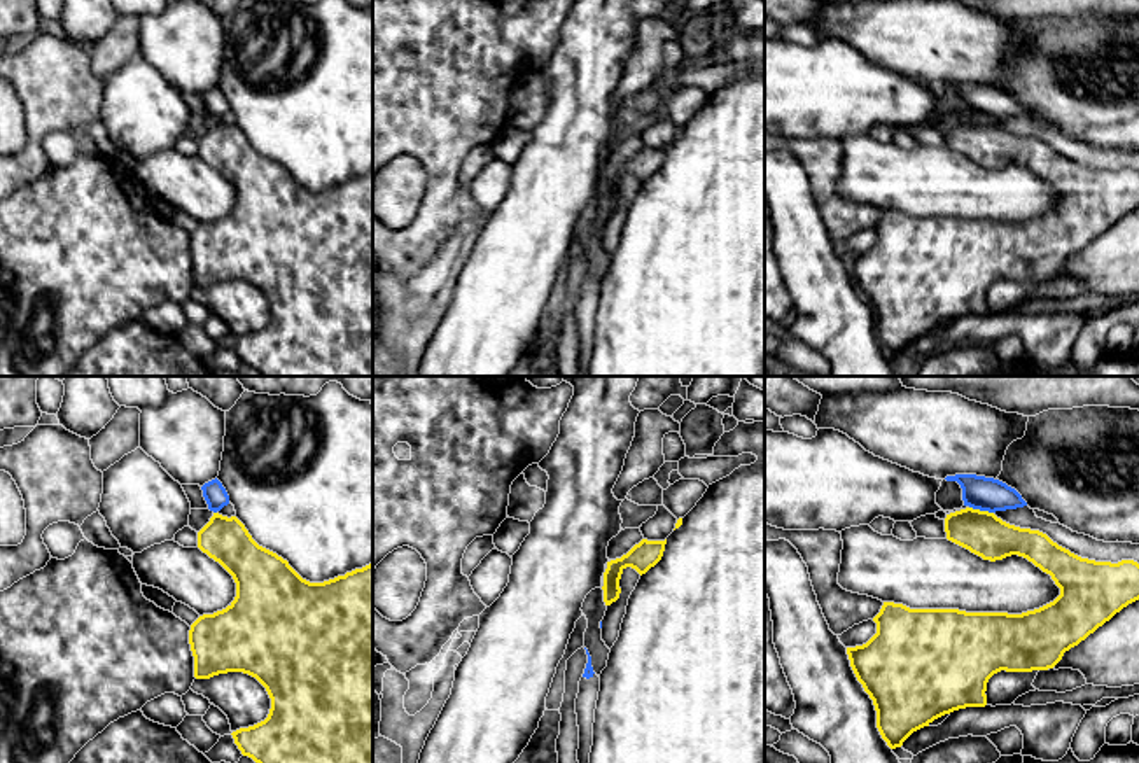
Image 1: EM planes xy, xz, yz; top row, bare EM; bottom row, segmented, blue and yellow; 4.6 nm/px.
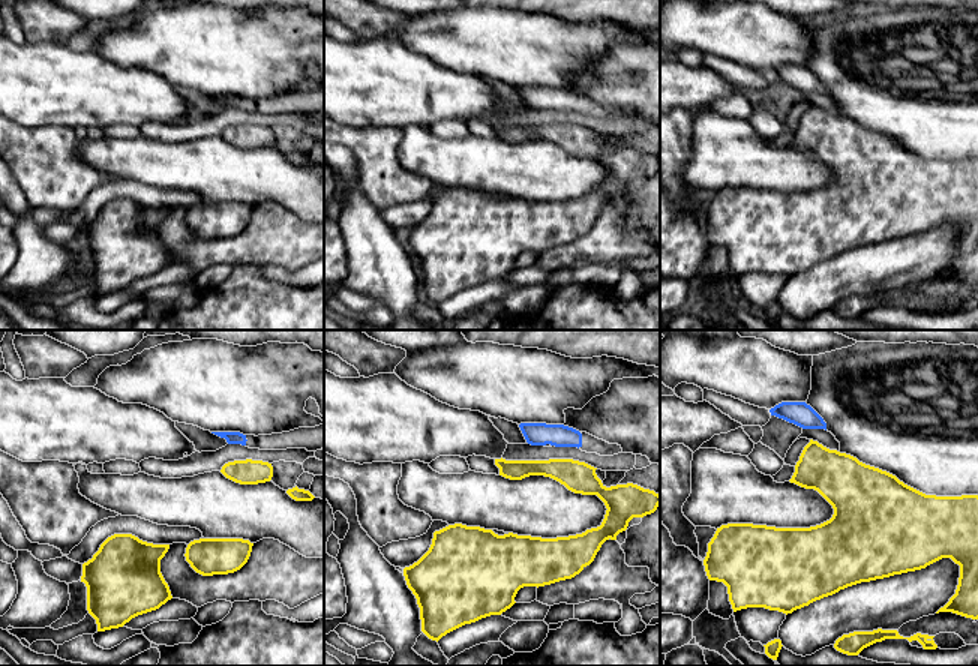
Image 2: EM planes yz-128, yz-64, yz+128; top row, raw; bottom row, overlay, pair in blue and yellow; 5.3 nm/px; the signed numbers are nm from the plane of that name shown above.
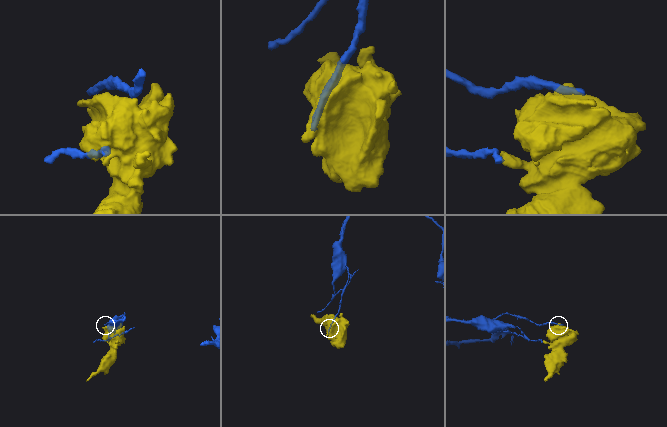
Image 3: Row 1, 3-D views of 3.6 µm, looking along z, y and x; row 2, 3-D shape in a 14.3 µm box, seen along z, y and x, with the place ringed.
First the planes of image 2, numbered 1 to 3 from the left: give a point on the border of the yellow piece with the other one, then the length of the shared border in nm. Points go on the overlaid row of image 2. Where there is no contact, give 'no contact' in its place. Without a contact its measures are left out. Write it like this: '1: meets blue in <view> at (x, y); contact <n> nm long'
1: no contact
2: no contact
3: no contact

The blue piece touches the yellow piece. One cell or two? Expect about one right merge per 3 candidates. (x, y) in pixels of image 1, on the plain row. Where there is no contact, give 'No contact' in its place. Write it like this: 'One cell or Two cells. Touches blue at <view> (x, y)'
Two cells. Touches blue at yz (982, 118)

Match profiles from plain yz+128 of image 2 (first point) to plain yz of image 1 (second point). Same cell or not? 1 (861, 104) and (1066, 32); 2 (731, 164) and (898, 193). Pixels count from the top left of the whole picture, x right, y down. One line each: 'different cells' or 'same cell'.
1: same cell
2: same cell

